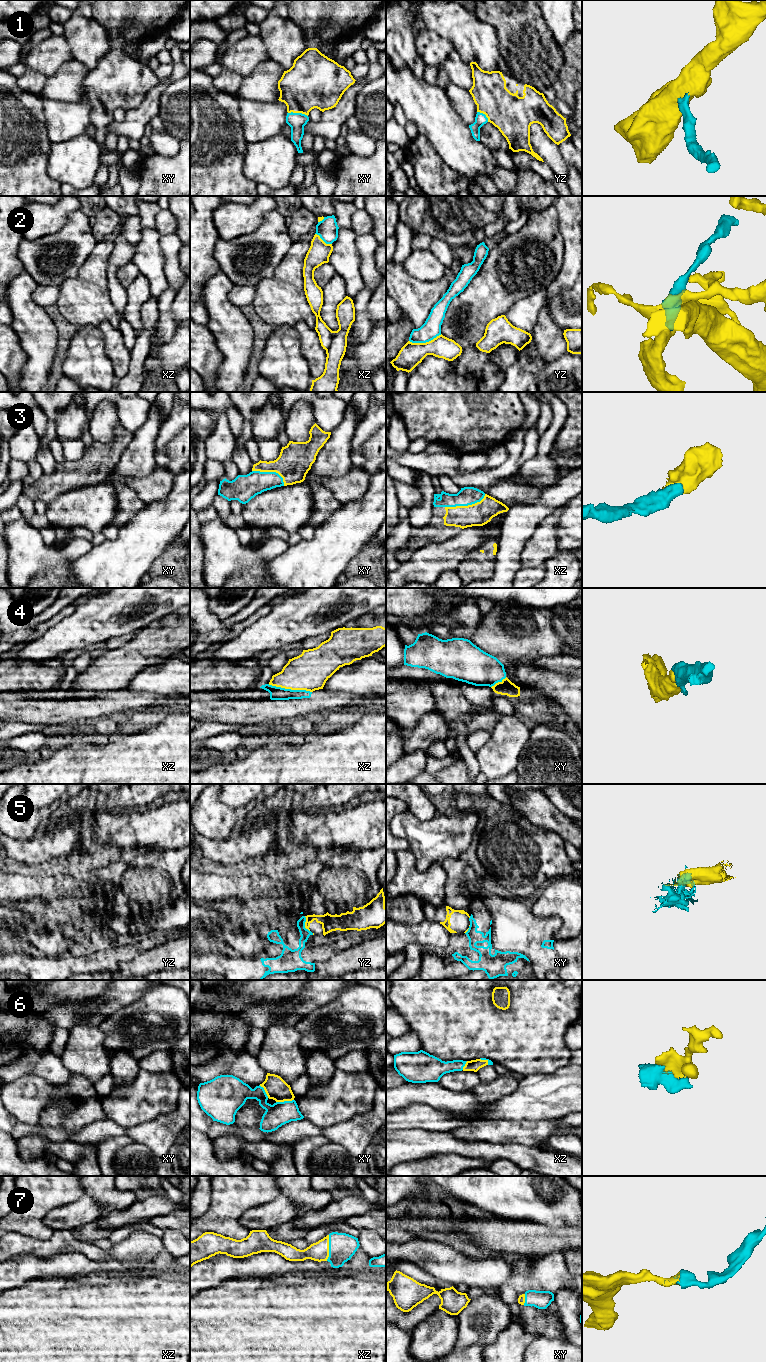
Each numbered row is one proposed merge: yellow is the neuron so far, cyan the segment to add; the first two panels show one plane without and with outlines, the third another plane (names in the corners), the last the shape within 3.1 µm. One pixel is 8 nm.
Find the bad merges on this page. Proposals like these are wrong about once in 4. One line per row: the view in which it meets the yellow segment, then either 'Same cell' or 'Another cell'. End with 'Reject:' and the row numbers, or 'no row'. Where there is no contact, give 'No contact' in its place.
1: Touches yellow in xy. Same cell
2: Touches yellow in yz. Same cell
3: Touches yellow in xz. Same cell
4: Touches yellow in xz. Same cell
5: Touches yellow in yz. Another cell
6: Touches yellow in xy. Same cell
7: Touches yellow in xz. Same cell
Reject: 5

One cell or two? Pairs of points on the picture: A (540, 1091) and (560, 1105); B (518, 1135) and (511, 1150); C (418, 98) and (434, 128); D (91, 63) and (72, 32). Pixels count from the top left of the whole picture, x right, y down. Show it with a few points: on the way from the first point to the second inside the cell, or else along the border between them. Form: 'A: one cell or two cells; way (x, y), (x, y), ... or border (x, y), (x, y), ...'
A: one cell; way (545, 1096), (552, 1097), (555, 1100)
B: two cells; border (490, 1142), (506, 1145), (536, 1146)
C: one cell; way (425, 105), (433, 114), (434, 121)
D: one cell; way (88, 55), (87, 47), (80, 40)

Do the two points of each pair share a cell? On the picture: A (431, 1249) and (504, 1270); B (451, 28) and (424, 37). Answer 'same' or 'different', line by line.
A: same
B: different

